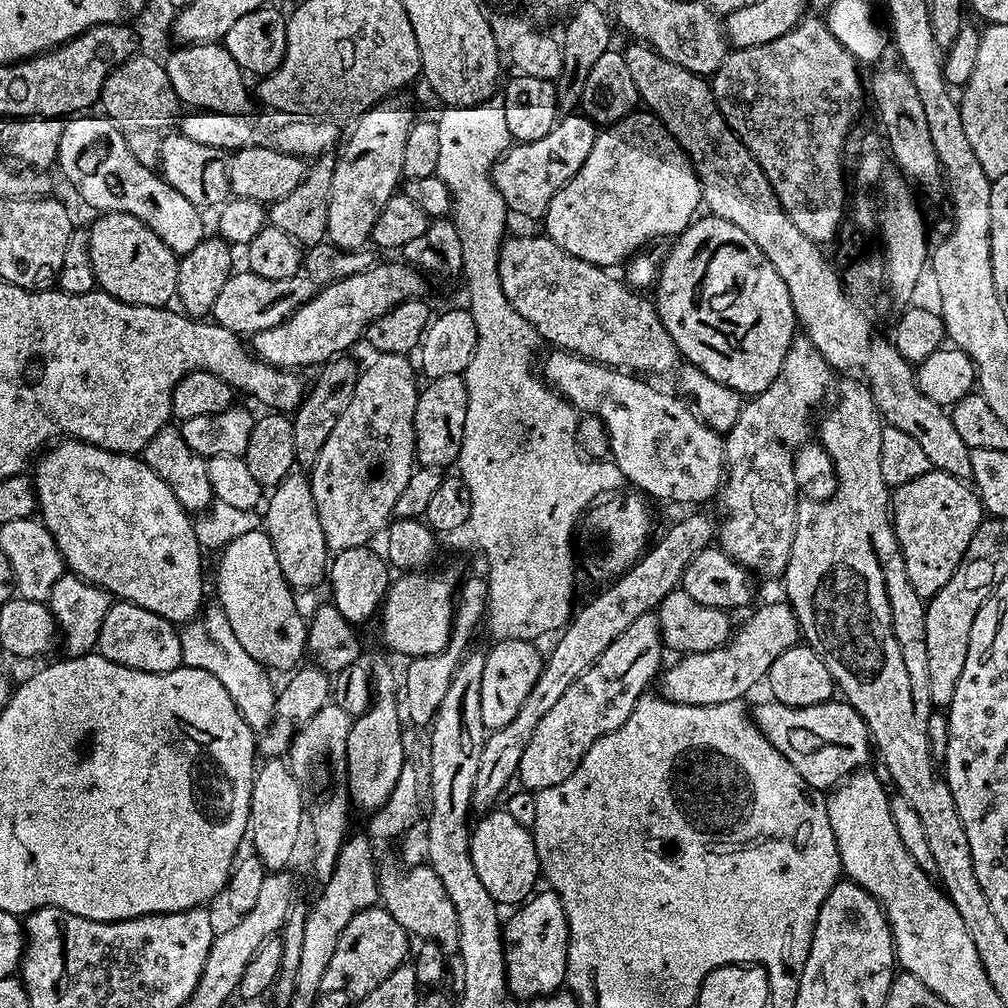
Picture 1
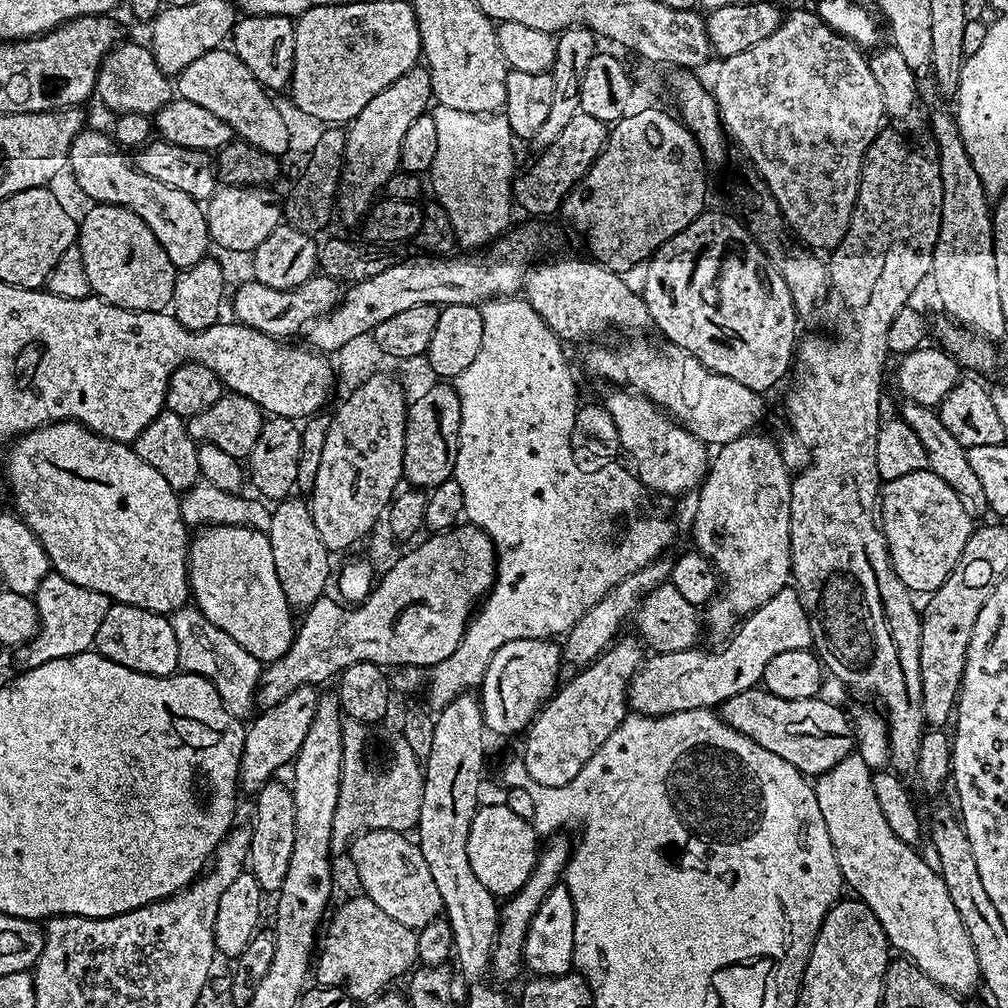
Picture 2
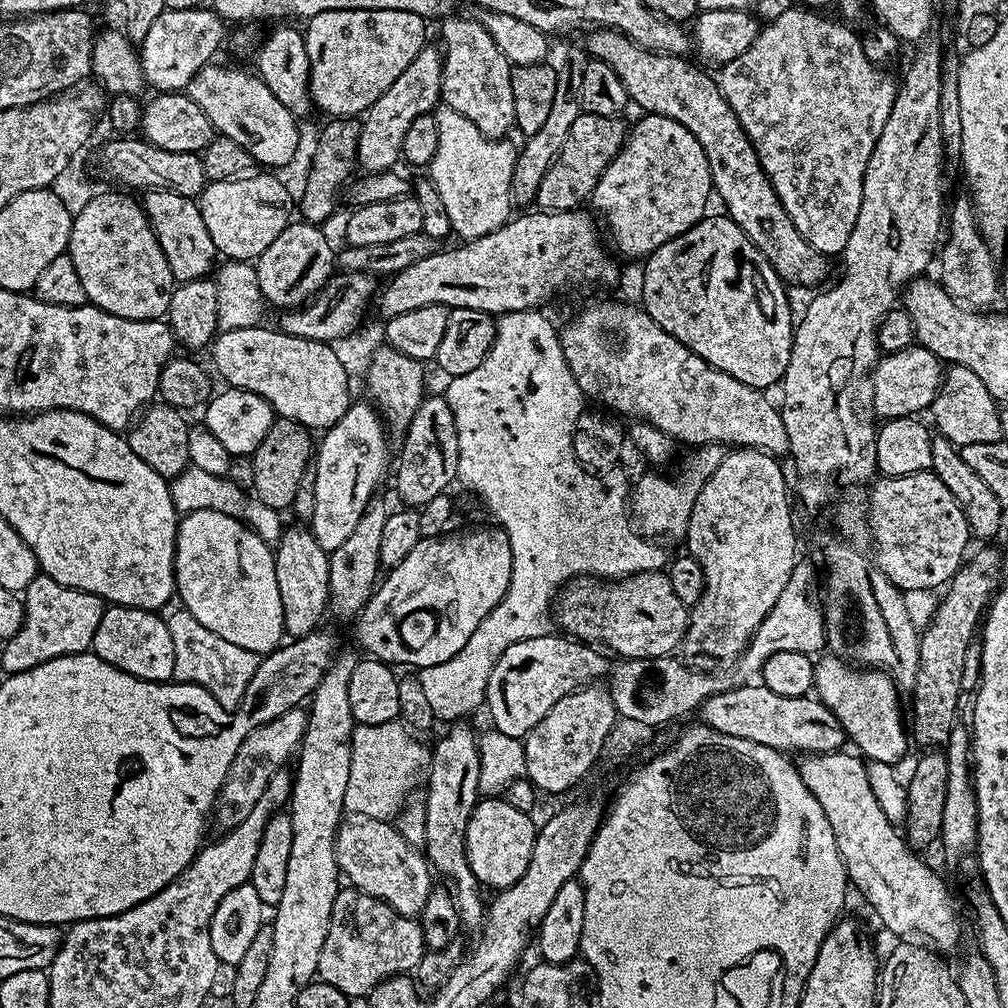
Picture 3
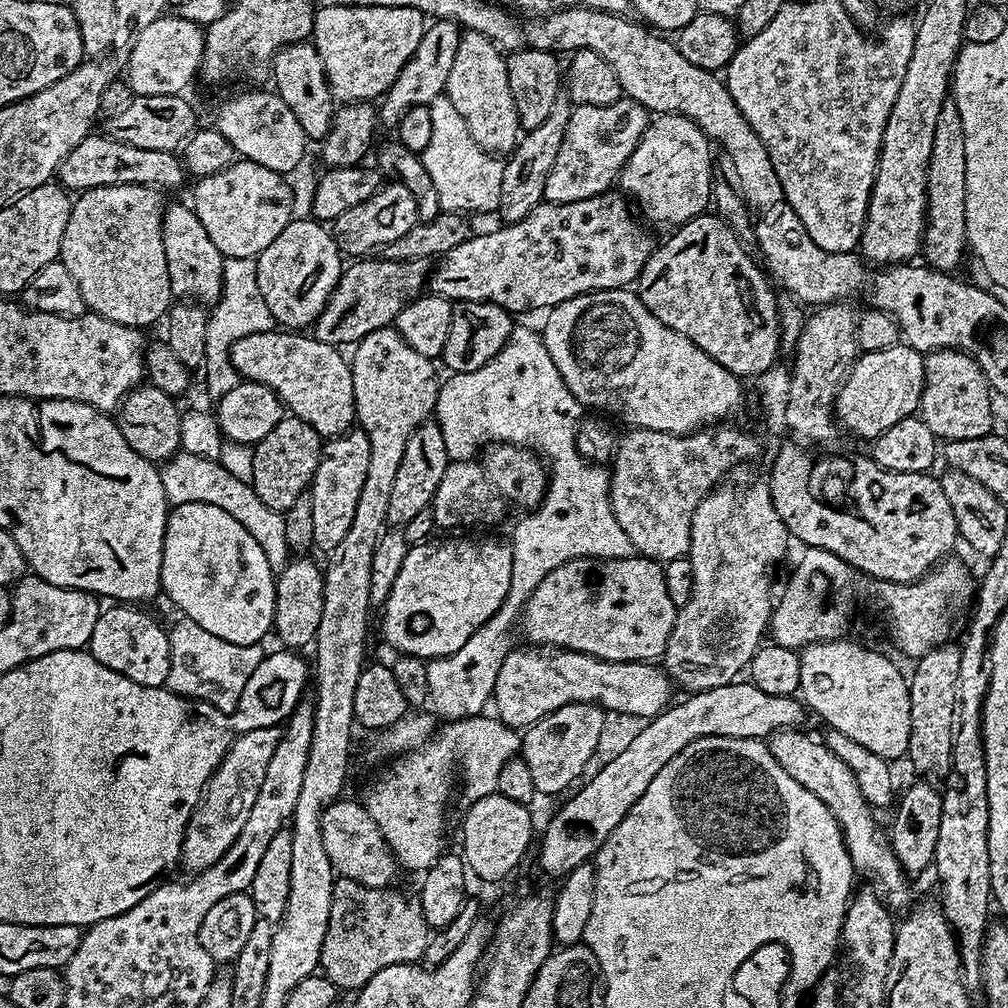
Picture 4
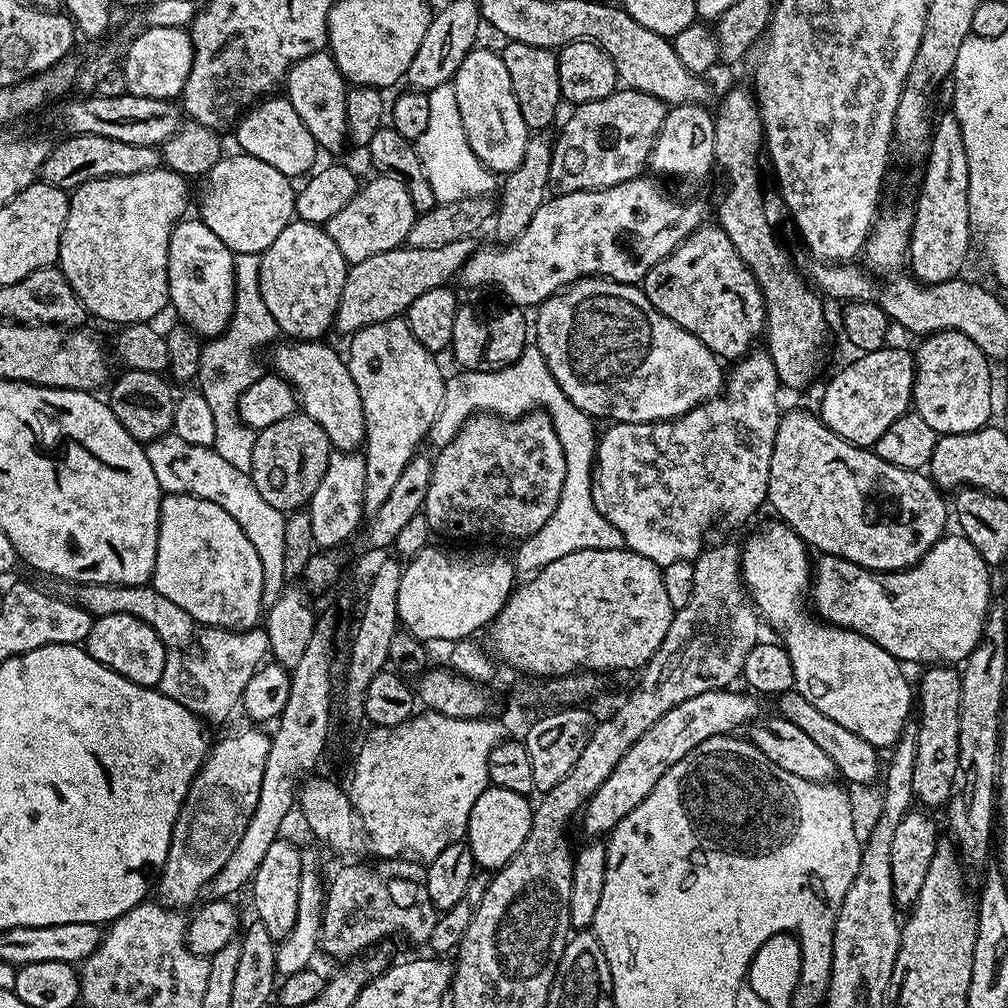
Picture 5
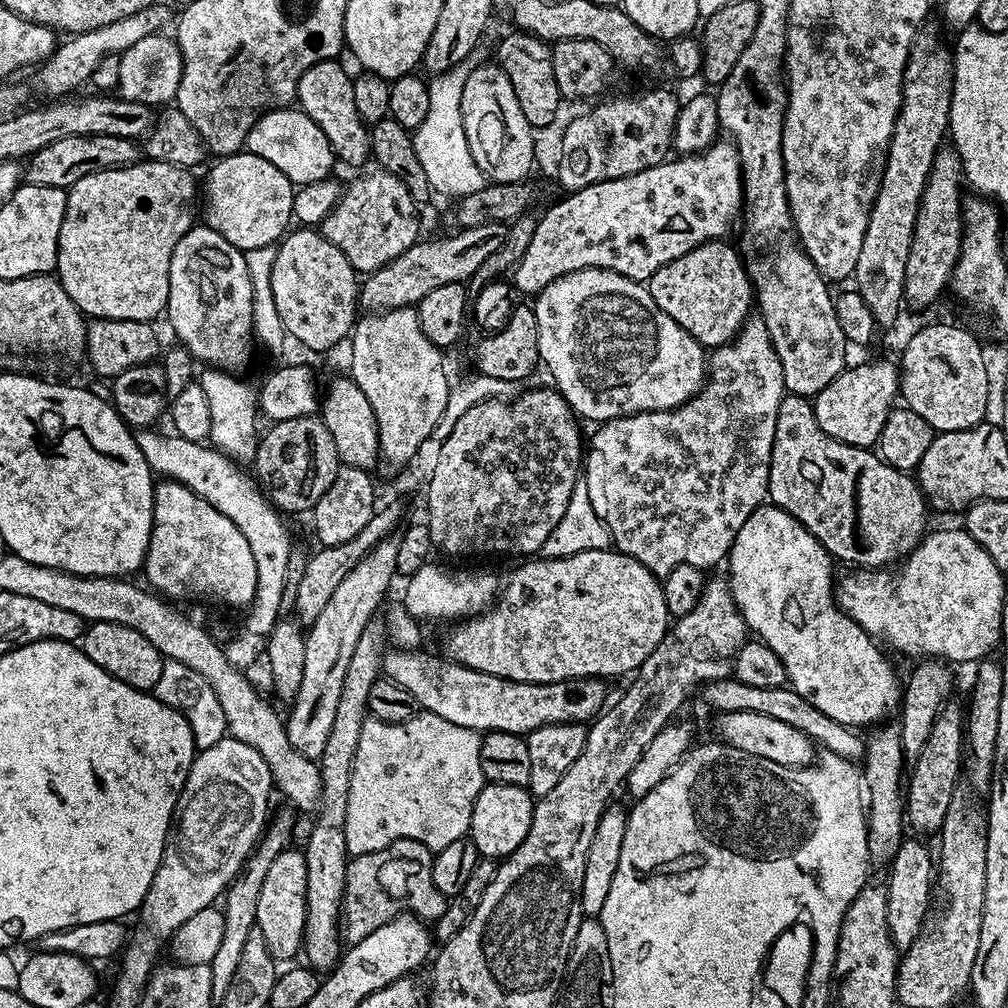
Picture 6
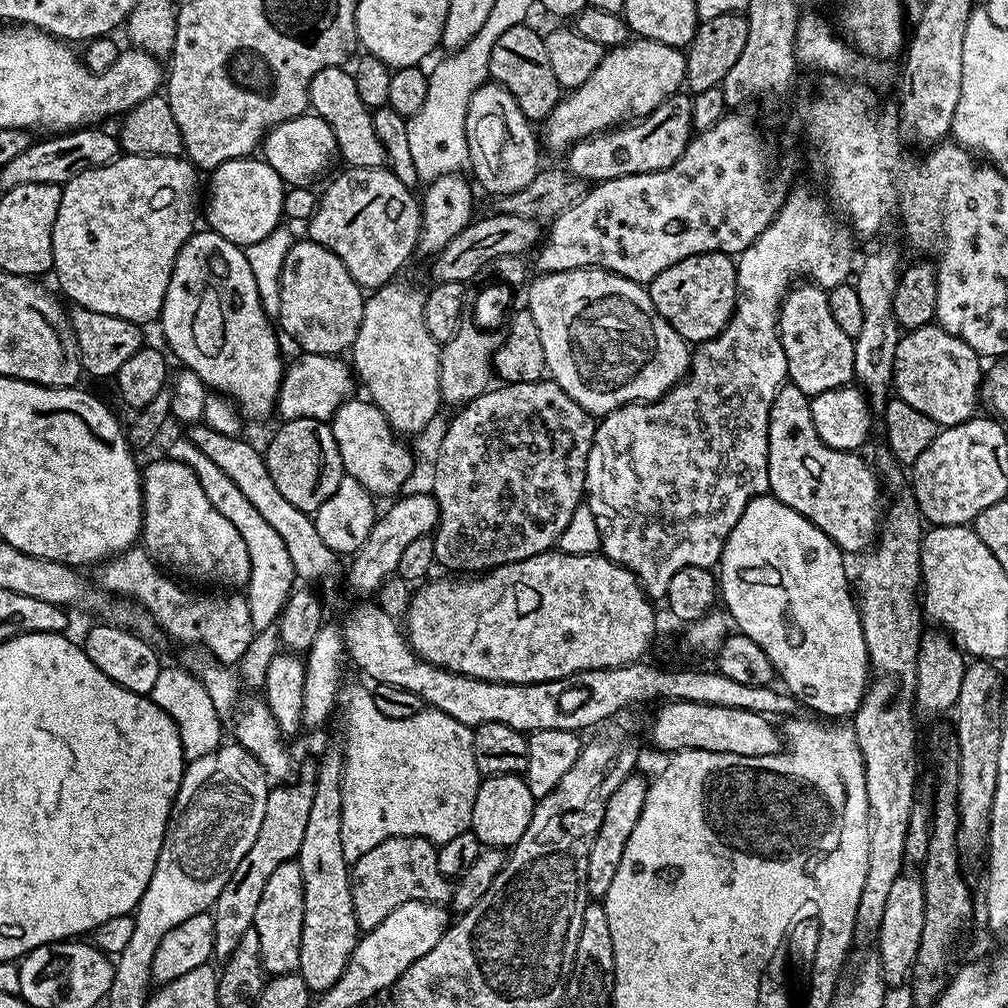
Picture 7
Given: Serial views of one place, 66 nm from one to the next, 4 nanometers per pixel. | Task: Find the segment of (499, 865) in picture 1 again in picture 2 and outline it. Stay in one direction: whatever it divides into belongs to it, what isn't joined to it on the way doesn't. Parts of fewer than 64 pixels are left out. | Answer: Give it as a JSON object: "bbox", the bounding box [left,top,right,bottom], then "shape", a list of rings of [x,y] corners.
{"bbox":[466,803,538,898],"shape":[[[481,803],[474,814],[474,822],[470,822],[466,854],[470,854],[470,867],[474,869],[478,882],[482,882],[493,896],[507,898],[524,885],[536,865],[538,837],[535,827],[529,821],[518,818],[507,803]]]}

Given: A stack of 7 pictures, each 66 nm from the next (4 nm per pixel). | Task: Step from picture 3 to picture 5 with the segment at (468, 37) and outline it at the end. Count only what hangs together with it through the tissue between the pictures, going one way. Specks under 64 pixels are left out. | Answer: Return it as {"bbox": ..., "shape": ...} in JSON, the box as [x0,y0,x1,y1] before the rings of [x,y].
{"bbox":[450,46,530,174],"shape":[[[483,46],[473,48],[466,54],[466,58],[462,58],[462,66],[450,83],[454,94],[458,94],[458,114],[462,114],[462,126],[466,130],[466,142],[470,142],[470,150],[478,154],[478,158],[491,172],[507,174],[518,170],[518,165],[526,154],[530,129],[526,122],[522,122],[522,110],[518,110],[518,98],[514,98],[514,86],[510,86],[510,73],[506,70],[503,55]]]}

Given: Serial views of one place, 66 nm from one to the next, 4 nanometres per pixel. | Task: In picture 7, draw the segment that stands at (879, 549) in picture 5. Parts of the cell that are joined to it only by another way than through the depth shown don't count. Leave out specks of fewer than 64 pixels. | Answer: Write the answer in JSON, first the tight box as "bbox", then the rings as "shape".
{"bbox":[768,382,882,553],"shape":[[[791,382],[784,383],[778,394],[774,394],[768,423],[768,487],[771,495],[777,500],[798,510],[798,514],[814,522],[814,526],[825,532],[839,546],[841,552],[863,553],[873,547],[882,524],[880,484],[876,481],[871,466],[860,457],[860,454],[834,450],[826,446],[822,438],[818,438],[818,430],[814,430],[814,418],[810,414],[811,405],[809,396]]]}

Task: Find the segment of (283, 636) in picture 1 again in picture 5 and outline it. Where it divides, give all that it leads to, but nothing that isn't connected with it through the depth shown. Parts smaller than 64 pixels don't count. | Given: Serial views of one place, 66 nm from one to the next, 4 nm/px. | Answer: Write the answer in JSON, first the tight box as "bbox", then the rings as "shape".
{"bbox":[150,494,265,632],"shape":[[[167,494],[161,499],[158,550],[150,583],[158,594],[182,606],[182,610],[186,610],[186,614],[190,614],[200,626],[244,632],[257,627],[265,611],[263,568],[258,550],[226,510],[202,497]]]}

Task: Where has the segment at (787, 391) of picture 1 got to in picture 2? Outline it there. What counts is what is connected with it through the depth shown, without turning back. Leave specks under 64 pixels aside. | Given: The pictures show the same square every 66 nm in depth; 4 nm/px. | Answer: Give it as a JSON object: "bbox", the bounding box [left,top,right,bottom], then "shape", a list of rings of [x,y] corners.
{"bbox":[692,434,793,642],"shape":[[[749,434],[742,438],[734,438],[734,442],[726,442],[715,449],[708,466],[708,474],[704,477],[698,489],[698,495],[700,495],[700,497],[696,500],[696,513],[692,516],[692,536],[696,539],[696,544],[694,544],[695,551],[701,552],[701,554],[716,567],[716,575],[720,583],[716,595],[708,601],[702,612],[702,624],[706,629],[706,636],[709,636],[712,640],[720,640],[719,642],[731,640],[733,632],[740,627],[741,621],[744,621],[754,610],[758,610],[758,606],[770,602],[770,598],[774,598],[774,594],[778,594],[778,590],[789,587],[790,577],[792,575],[790,494],[792,493],[793,477],[788,471],[786,462],[782,462],[782,454],[780,453],[781,445],[779,443],[775,444],[768,436],[756,435],[757,434]]]}

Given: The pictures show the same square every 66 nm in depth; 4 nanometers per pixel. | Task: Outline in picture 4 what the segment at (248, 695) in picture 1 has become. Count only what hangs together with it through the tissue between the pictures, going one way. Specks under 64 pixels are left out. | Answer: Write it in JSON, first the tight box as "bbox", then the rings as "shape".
{"bbox":[165,616,266,715],"shape":[[[185,616],[181,617],[174,626],[171,625],[168,641],[171,643],[170,671],[165,687],[172,693],[178,693],[188,699],[210,702],[212,708],[222,710],[224,715],[233,715],[239,709],[245,688],[250,684],[250,676],[254,674],[254,670],[258,668],[266,655],[266,650],[261,643],[238,646],[236,643],[226,642],[225,639],[215,637],[214,634],[194,622],[193,619]]]}

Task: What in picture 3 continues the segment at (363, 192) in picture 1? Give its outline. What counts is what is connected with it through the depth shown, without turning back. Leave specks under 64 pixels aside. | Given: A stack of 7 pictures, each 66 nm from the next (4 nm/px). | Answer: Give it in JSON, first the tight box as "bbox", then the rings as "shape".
{"bbox":[356,47,444,173],"shape":[[[439,47],[421,48],[414,62],[410,62],[410,66],[406,66],[406,70],[402,70],[402,74],[398,74],[398,78],[394,78],[387,90],[363,113],[356,162],[365,173],[389,171],[395,165],[392,163],[401,159],[402,138],[406,138],[410,122],[429,115],[441,103],[443,69],[444,58]]]}

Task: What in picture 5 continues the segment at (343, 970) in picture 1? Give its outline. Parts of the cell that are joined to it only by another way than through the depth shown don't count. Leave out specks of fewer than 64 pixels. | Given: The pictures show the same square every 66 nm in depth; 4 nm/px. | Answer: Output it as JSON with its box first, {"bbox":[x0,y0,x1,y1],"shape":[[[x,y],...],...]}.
{"bbox":[320,858,438,962],"shape":[[[380,858],[375,861],[377,864],[348,864],[345,868],[340,868],[332,876],[332,881],[327,881],[326,895],[324,897],[324,926],[320,929],[320,948],[328,956],[340,960],[336,962],[348,962],[361,954],[367,953],[375,946],[379,940],[384,940],[387,936],[396,936],[401,932],[404,936],[409,936],[416,944],[423,945],[430,938],[430,930],[434,930],[438,919],[438,910],[434,902],[430,902],[430,894],[426,890],[426,868],[423,863],[412,858]]]}

